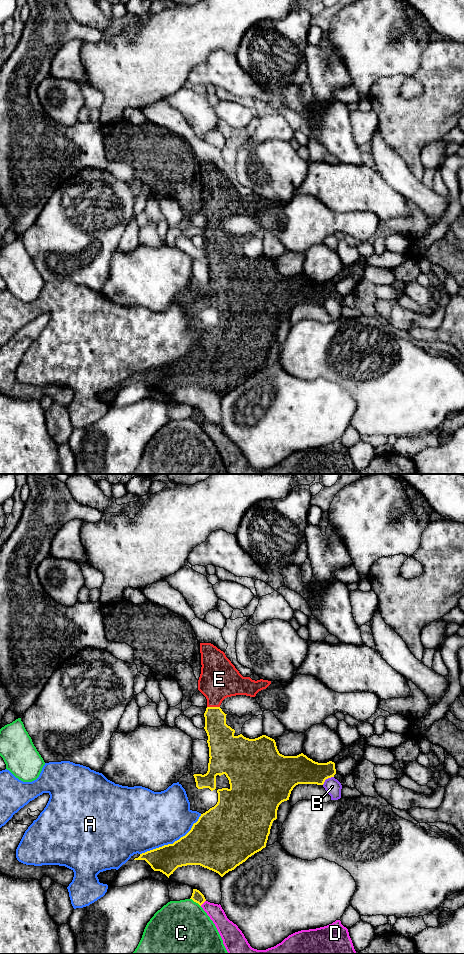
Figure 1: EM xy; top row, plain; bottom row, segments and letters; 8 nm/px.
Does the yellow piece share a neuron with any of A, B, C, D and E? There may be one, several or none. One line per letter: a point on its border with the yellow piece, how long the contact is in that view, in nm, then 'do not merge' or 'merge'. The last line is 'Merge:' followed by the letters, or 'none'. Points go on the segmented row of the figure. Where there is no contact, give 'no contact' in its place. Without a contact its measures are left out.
A: xy (173, 843) | 600 nm | do not merge
B: xy (327, 778) | 120 nm | do not merge
C: xy (195, 901) | 110 nm | do not merge
D: xy (202, 903) | 60 nm | do not merge
E: xy (213, 707) | 100 nm | merge
Merge: E

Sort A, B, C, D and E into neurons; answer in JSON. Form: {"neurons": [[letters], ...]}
{"neurons": [["A"], ["B"], ["C"], ["D"], ["E"]]}

